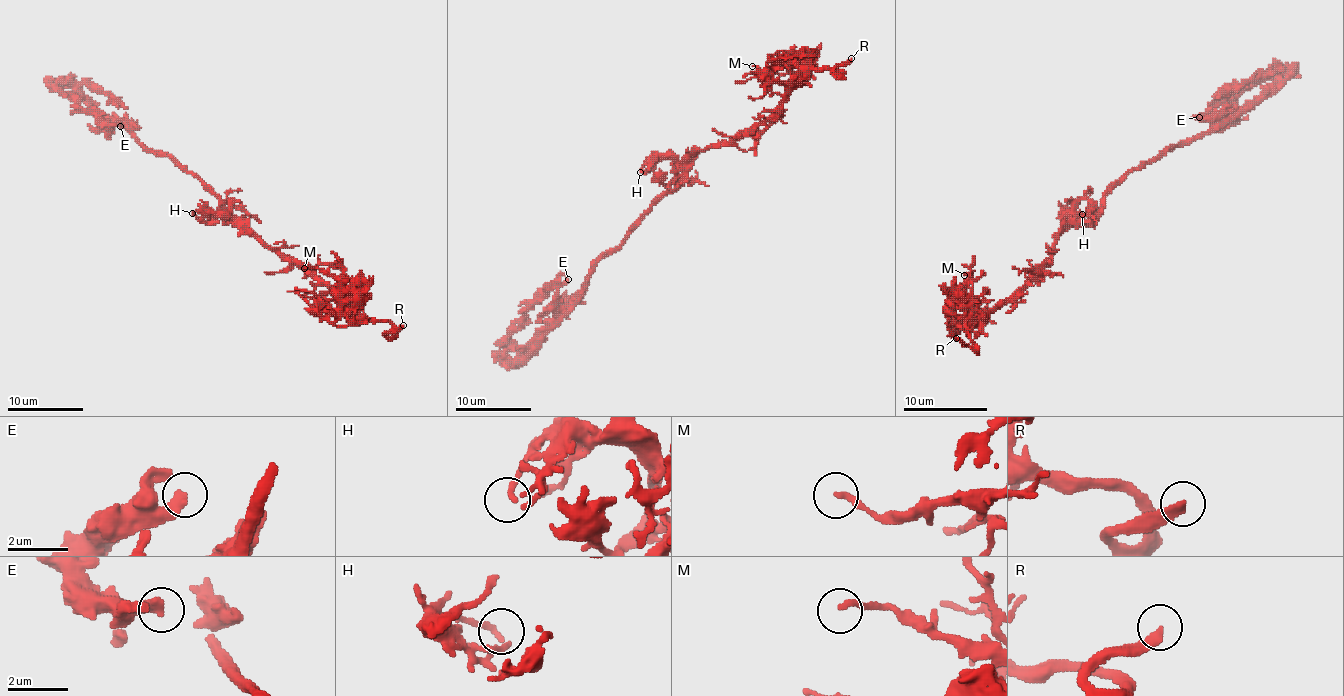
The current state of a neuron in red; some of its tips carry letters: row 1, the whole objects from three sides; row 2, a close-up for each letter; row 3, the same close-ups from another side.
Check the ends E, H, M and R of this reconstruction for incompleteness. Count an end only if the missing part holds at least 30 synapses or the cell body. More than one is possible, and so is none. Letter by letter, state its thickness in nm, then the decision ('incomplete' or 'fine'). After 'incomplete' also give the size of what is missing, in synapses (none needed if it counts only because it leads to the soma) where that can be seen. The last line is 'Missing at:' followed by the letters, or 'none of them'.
E: calibre 360 nm; fine
H: calibre 160 nm; fine
M: calibre 200 nm; fine
R: calibre 280 nm; incomplete
Missing at: R

